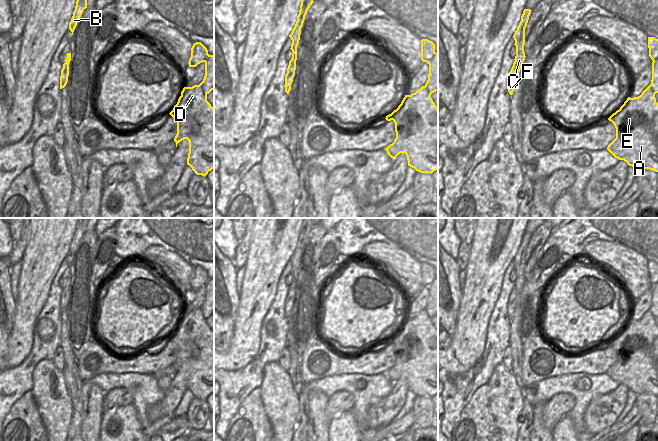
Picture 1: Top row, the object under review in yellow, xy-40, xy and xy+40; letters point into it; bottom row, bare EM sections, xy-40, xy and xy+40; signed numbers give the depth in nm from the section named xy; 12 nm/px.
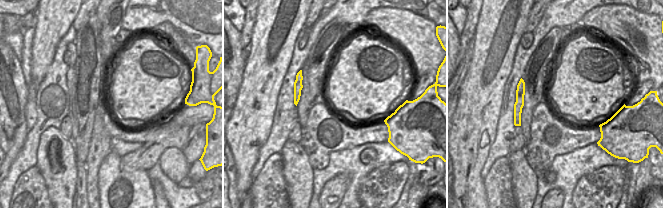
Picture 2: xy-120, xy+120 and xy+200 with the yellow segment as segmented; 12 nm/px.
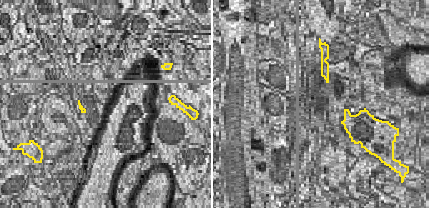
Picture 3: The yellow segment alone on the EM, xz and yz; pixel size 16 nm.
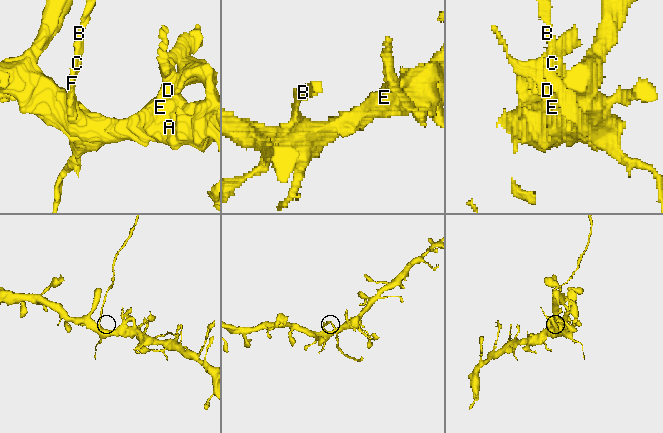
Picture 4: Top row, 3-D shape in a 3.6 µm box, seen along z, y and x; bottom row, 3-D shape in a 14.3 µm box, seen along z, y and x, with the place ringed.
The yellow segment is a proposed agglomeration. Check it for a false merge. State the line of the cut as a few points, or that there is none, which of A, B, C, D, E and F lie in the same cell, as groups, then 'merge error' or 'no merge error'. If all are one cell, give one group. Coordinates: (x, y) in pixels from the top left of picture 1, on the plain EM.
cut in xy+40 along (523, 274), (516, 277); A C D E F / B; merge error

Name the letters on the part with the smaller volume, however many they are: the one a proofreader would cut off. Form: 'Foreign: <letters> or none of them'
Foreign: B

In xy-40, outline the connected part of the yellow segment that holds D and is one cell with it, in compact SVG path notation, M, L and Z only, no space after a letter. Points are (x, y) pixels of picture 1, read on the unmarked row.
M196 266L191 272L189 291L196 291L202 286L205 287L203 305L199 309L184 311L177 328L169 338L177 345L177 358L174 362L176 371L184 363L189 365L187 389L195 398L205 401L214 393L214 332L207 325L207 319L214 314L214 279L209 279L207 272L201 266Z

